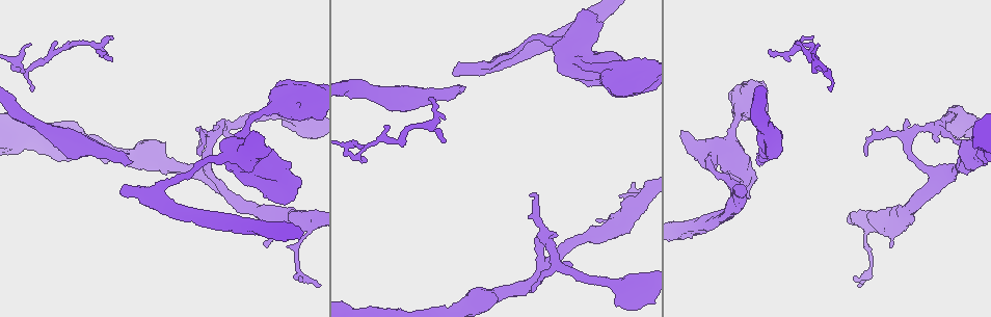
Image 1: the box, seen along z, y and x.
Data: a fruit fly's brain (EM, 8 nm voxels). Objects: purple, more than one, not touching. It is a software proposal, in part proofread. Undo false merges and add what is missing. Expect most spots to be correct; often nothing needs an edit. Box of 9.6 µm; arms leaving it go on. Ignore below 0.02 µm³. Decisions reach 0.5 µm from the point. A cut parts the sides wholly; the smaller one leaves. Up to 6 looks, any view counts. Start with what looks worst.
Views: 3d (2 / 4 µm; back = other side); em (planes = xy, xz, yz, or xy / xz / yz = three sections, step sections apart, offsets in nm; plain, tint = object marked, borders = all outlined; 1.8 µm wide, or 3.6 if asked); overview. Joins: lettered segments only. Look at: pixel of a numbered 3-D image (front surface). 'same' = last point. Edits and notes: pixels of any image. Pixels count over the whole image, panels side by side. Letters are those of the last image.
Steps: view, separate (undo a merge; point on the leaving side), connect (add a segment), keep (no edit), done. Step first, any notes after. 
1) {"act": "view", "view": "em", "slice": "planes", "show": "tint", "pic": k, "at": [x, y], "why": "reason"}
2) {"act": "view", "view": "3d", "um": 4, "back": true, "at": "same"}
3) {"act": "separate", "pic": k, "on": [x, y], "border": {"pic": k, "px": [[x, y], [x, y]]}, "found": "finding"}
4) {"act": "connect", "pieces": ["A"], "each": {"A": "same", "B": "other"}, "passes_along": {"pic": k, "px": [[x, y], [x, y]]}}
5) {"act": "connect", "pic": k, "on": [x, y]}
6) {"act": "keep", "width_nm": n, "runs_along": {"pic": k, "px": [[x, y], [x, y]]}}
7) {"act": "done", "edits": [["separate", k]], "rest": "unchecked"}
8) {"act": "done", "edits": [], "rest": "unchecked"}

{"act": "view", "view": "3d", "um": 2, "pic": 1, "at": [907, 138], "why": "side arm on a straight run"}

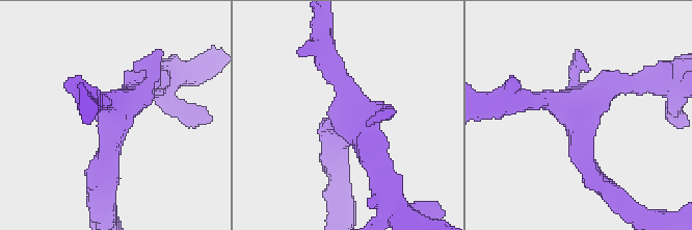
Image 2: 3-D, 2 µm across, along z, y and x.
{"act": "view", "view": "em", "slice": "planes", "show": "plain", "pic": 2, "at": [116, 116], "why": "now the EM"}

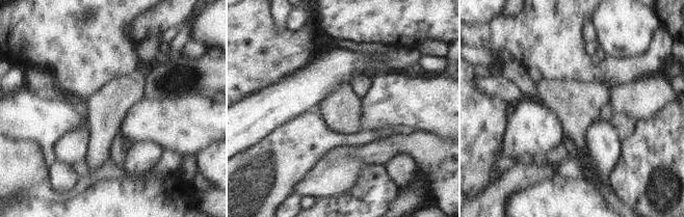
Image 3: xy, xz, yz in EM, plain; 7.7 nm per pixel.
{"act": "view", "view": "em", "slice": "planes", "show": "borders", "at": "same"}

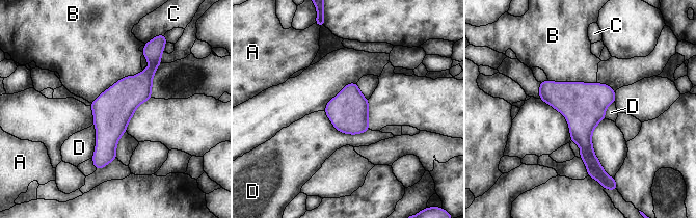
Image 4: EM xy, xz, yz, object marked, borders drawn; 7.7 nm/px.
{"act": "keep", "each": {"A": "other", "B": "other", "C": "other", "D": "other"}, "runs_along": {"pic": 4, "px": [[155, 61], [112, 110], [98, 167]]}, "found": "all the same cell"}

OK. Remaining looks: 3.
{"act": "view", "view": "3d", "um": 4, "pic": 1, "at": [758, 161], "why": "free end"}

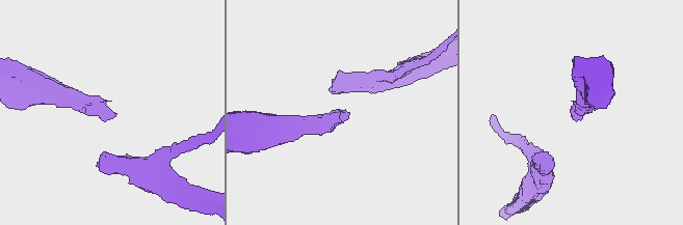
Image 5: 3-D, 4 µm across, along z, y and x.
{"act": "view", "view": "em", "slice": "planes", "show": "borders", "pic": 5, "at": [114, 113], "why": "need the tissue"}

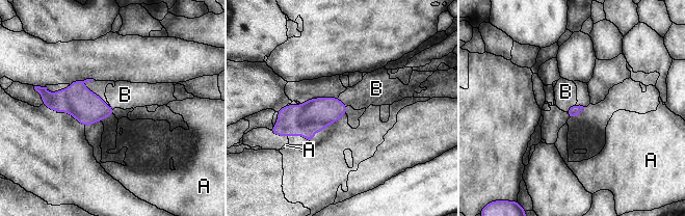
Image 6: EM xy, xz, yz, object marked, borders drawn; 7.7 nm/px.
{"act": "connect", "pieces": ["B"], "each": {"A": "other", "B": "same"}, "found": "it goes on there"}

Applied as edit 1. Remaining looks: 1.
{"act": "done", "edits": [["connect", 6]], "rest": "unchecked"}

